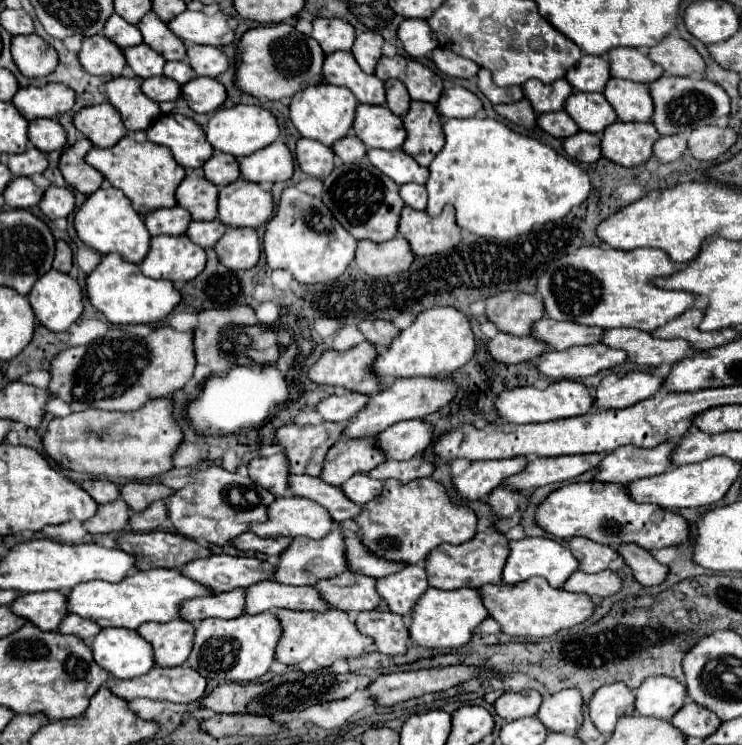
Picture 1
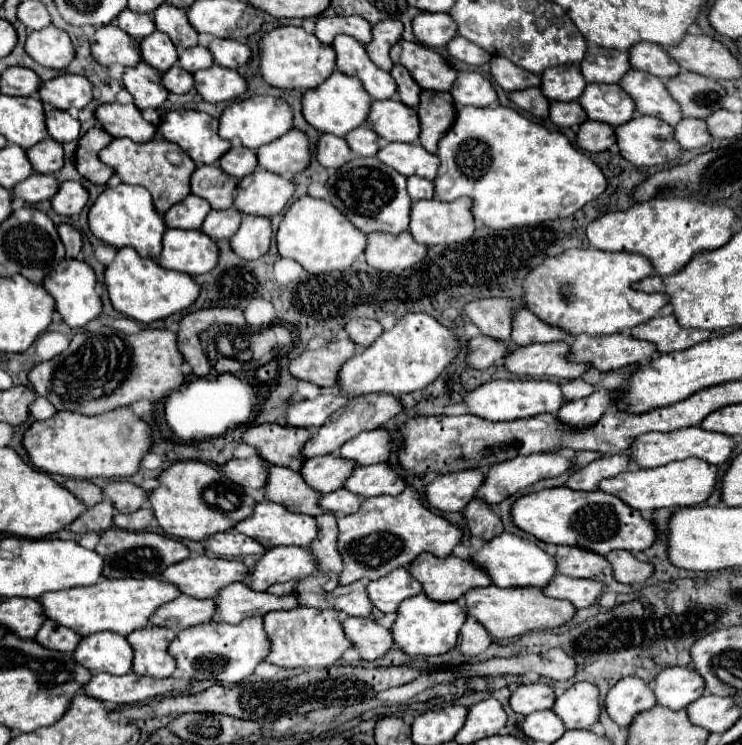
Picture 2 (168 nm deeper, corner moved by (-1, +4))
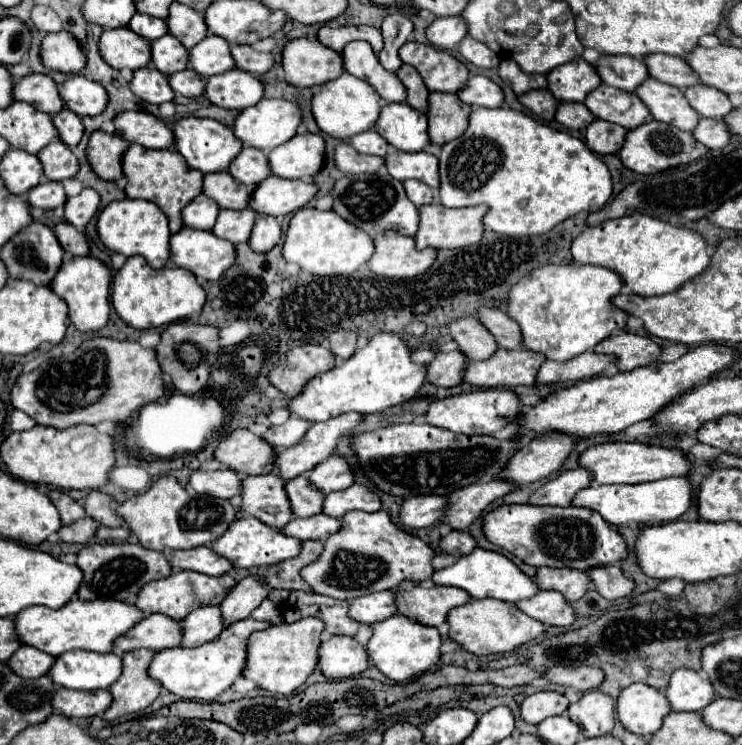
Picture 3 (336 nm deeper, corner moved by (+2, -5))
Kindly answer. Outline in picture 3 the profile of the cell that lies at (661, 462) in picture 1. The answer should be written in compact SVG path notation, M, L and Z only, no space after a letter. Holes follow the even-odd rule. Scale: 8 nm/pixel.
M572 469L572 471L564 471L558 477L550 479L548 483L544 483L542 487L538 487L528 503L530 505L558 505L558 507L570 507L572 497L576 495L576 491L584 489L590 485L590 473L584 469Z

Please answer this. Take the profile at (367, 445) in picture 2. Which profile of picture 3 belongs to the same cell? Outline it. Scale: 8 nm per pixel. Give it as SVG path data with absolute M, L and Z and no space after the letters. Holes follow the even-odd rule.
M330 457L308 473L308 481L324 495L332 491L346 489L354 483L352 471L348 469L348 461L342 457Z

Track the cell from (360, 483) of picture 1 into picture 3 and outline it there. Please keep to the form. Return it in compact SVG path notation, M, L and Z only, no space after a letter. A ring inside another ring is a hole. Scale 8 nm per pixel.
M318 513L318 515L308 517L308 519L292 519L282 529L282 533L290 535L290 537L296 537L300 541L306 541L306 539L326 541L330 535L334 535L334 531L340 529L340 525L342 525L340 519L334 519L334 517L328 517L324 513Z

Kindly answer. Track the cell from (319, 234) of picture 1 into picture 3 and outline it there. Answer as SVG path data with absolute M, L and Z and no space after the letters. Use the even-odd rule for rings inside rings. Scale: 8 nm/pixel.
M314 207L300 209L288 227L284 241L284 257L288 263L298 263L312 275L348 275L364 265L374 255L374 241L370 235L346 223L336 211L320 211Z

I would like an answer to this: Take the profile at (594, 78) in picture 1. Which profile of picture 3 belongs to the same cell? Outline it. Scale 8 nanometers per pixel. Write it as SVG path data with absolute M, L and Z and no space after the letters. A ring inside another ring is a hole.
M602 55L596 63L598 75L602 83L622 89L622 91L634 91L638 85L642 85L648 79L648 67L642 59L628 57L628 55Z

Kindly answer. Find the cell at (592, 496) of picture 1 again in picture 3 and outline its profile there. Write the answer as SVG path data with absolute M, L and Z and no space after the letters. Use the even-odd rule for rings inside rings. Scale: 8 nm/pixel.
M500 505L482 521L484 537L510 551L532 567L570 567L588 571L594 567L626 559L622 535L610 527L596 511L582 507L534 507L534 505Z

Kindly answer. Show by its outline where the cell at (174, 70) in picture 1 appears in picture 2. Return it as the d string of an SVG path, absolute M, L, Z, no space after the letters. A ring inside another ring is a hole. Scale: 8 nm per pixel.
M193 46L179 52L179 66L193 74L197 70L213 66L213 58L205 46Z

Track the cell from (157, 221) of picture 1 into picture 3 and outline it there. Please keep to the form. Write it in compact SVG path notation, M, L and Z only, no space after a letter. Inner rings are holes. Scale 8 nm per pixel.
M202 193L192 203L188 203L184 207L182 219L184 219L184 225L188 225L188 227L210 231L214 227L214 223L216 223L218 213L220 213L220 207L210 197L206 197Z

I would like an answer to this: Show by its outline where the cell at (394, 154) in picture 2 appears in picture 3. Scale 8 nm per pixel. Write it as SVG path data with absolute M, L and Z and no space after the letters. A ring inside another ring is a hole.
M390 151L384 157L384 165L388 173L398 179L418 179L432 189L440 187L438 179L438 159L432 153L420 151L420 153L406 153L406 151Z

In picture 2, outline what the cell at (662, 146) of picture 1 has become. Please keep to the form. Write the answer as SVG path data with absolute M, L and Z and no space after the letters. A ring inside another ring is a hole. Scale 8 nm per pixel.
M683 118L679 122L679 126L675 126L675 130L673 130L673 138L681 144L681 148L693 150L693 148L703 146L711 136L709 136L703 120Z

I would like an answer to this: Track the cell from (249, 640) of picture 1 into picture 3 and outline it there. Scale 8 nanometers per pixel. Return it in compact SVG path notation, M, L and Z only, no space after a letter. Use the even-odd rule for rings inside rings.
M252 617L242 619L218 635L218 639L204 643L202 647L186 649L186 647L174 647L158 651L148 667L148 675L156 679L166 691L180 699L202 699L212 701L216 699L224 689L228 689L234 679L242 675L242 667L246 663L246 641L252 631L266 629L266 621L256 621Z

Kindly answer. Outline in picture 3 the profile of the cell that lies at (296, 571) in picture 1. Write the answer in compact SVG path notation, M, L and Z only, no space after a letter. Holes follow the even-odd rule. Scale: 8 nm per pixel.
M248 575L242 581L238 581L236 587L220 603L224 625L228 627L236 621L250 617L250 613L262 603L262 599L268 597L268 591L270 587L262 585L258 575Z

